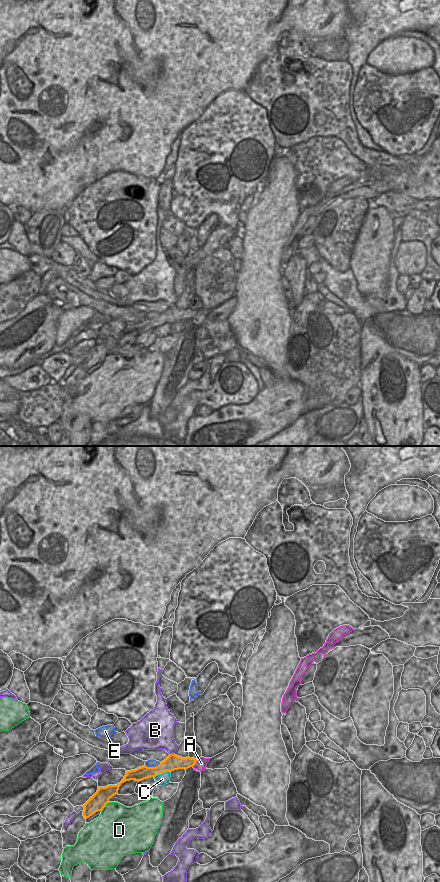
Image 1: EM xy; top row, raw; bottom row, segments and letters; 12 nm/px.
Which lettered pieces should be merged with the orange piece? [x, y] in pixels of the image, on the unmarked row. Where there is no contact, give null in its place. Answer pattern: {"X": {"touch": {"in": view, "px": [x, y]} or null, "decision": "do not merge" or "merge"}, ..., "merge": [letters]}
{"A": {"touch": {"in": "xy", "px": [195, 315]}, "decision": "merge"}, "B": {"touch": {"in": "xy", "px": [172, 306]}, "decision": "do not merge"}, "C": {"touch": {"in": "xy", "px": [162, 324]}, "decision": "do not merge"}, "D": {"touch": {"in": "xy", "px": [105, 357]}, "decision": "do not merge"}, "E": {"touch": {"in": "xy", "px": [152, 319]}, "decision": "do not merge"}, "merge": ["A"]}

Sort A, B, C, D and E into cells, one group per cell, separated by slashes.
A / B / C / D / E

